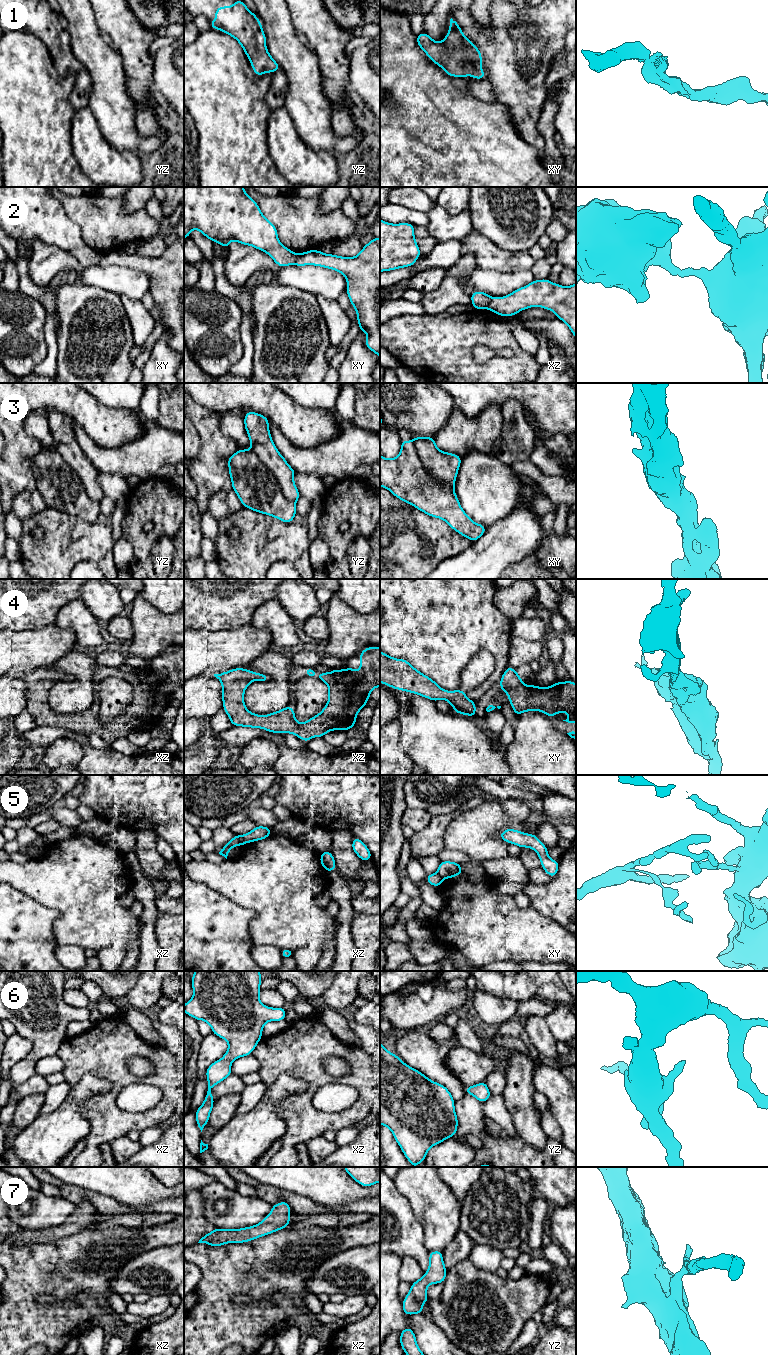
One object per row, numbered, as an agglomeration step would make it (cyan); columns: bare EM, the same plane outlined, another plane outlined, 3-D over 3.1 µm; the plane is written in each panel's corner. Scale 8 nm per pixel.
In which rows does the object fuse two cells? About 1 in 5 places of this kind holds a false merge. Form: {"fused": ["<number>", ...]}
{"fused": ["2", "3", "5"]}

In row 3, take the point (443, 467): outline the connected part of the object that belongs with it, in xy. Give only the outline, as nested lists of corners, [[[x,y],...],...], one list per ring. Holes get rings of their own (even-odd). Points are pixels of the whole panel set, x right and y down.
[[[414,437],[414,444],[424,469],[439,484],[454,487],[462,459],[439,450],[434,437]]]

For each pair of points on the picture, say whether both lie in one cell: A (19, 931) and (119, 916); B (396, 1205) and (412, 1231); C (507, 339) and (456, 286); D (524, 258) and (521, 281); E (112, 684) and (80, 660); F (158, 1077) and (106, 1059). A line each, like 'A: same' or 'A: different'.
A: different
B: same
C: different
D: different
E: different
F: same

